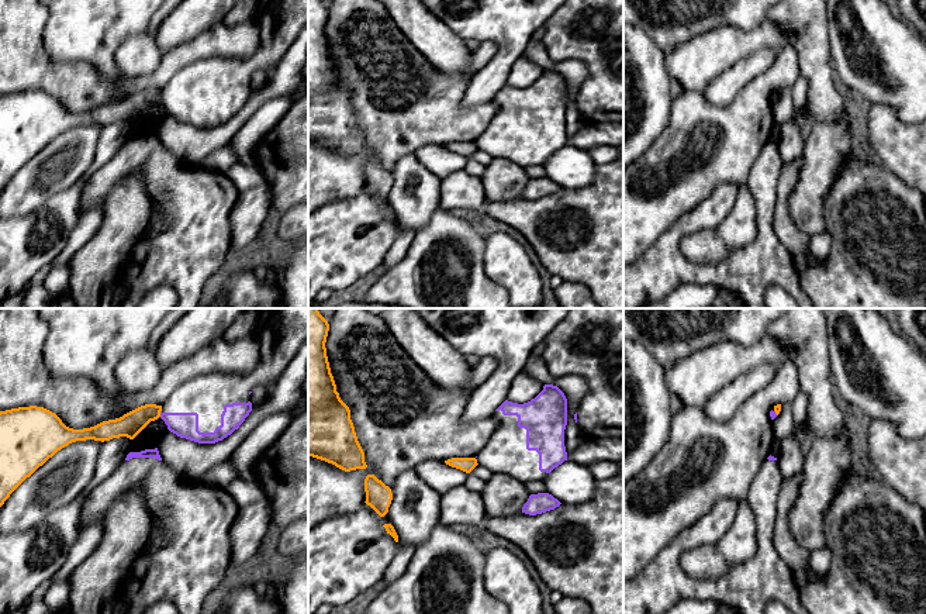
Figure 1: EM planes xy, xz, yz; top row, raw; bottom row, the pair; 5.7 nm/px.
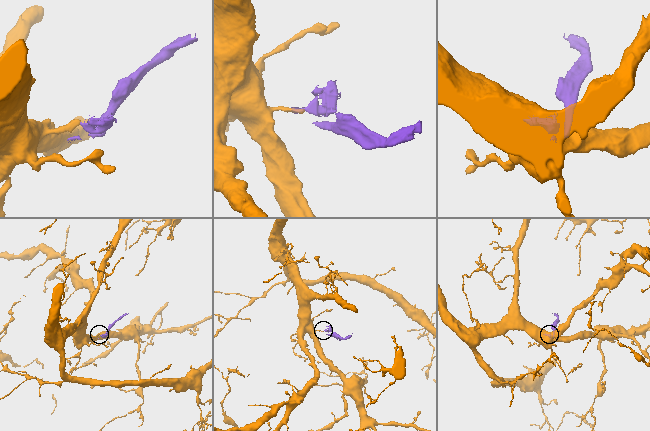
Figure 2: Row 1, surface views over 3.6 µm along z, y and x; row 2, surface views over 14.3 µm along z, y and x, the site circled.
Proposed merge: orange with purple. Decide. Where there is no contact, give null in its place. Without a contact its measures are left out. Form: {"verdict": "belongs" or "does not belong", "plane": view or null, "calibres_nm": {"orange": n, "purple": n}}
{"verdict": "does not belong", "plane": "xy", "calibres_nm": {"orange": 140, "purple": 140}}

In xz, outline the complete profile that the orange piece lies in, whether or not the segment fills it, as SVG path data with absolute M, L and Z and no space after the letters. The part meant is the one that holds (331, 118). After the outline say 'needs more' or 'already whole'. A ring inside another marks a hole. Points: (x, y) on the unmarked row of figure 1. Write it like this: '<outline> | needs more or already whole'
M308 0L308 141L350 156L366 154L349 92L341 84L326 41L329 8Z | already whole

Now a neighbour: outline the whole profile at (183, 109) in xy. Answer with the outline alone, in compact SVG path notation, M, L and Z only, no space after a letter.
M266 0L259 3L253 21L259 30L259 48L250 58L210 58L182 69L163 89L160 103L180 123L198 128L215 128L231 120L252 96L249 86L255 70L273 72L301 30L308 24L308 0Z

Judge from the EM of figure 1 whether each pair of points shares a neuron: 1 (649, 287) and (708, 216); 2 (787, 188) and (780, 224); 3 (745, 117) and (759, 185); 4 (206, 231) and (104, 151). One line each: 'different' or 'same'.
1: same
2: same
3: different
4: different

